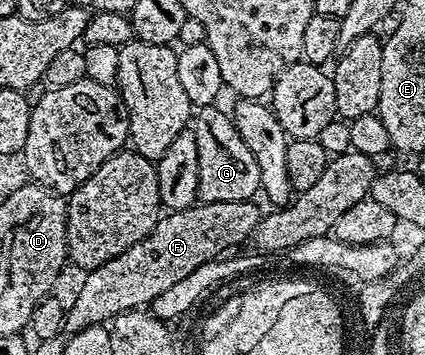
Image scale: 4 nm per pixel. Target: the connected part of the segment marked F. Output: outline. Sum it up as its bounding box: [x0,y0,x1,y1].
[65,200,260,334]

